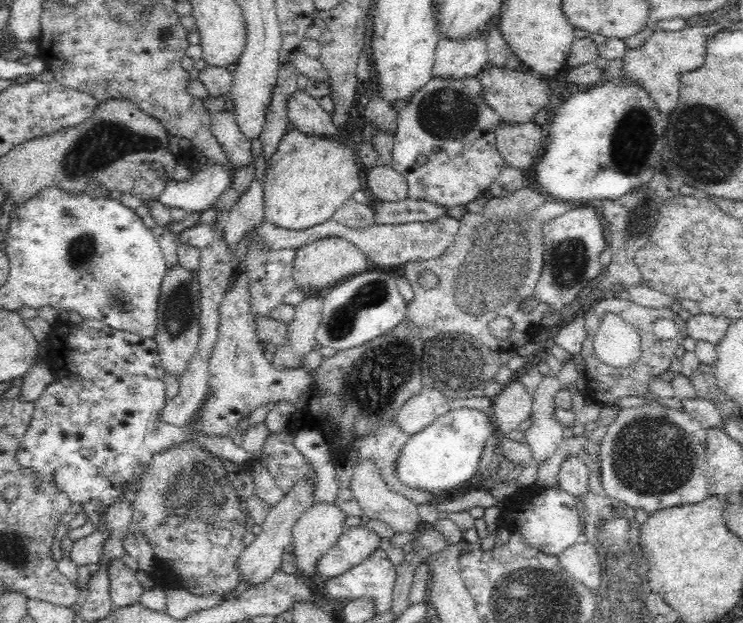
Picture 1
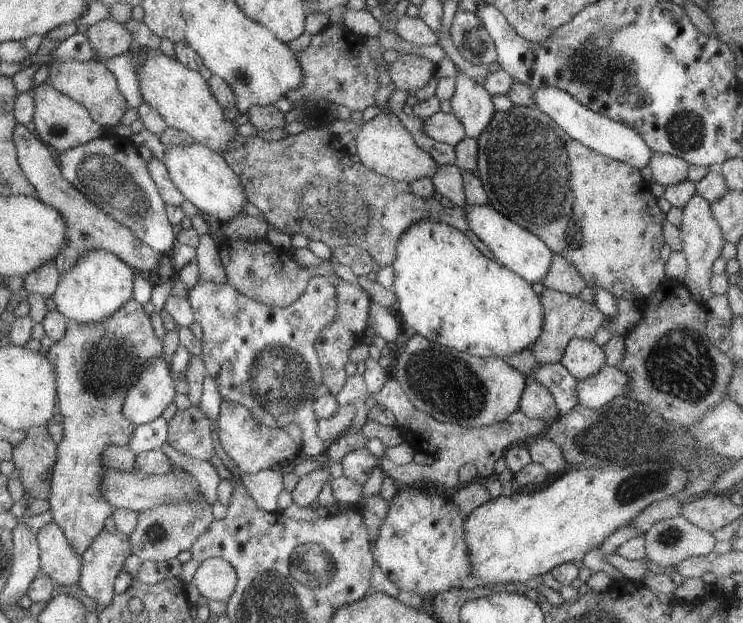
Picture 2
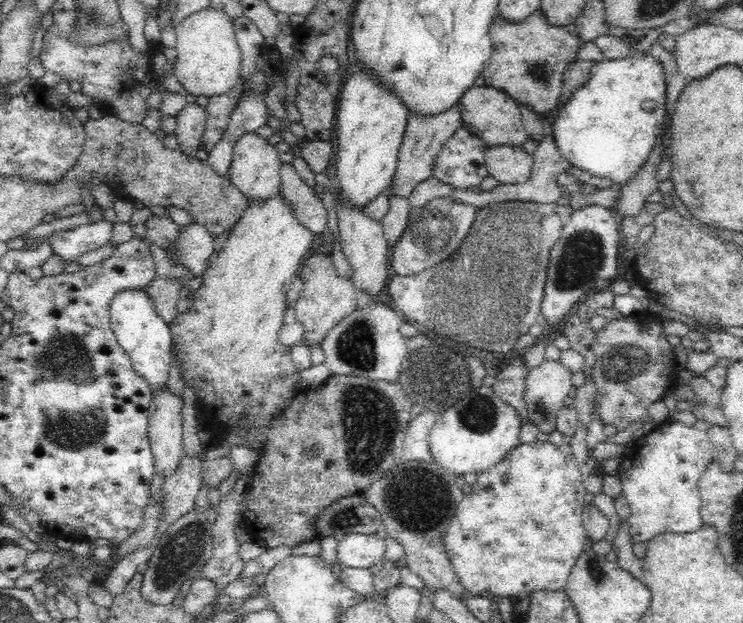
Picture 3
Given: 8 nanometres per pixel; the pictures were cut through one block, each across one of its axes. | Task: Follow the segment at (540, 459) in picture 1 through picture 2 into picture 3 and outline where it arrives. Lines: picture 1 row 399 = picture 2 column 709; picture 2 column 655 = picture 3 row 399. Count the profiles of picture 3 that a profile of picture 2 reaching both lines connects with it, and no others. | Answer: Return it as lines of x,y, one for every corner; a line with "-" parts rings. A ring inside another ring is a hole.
544,361
529,370
523,390
526,419
542,434
558,431
557,414
574,388
571,376
572,372
559,361

